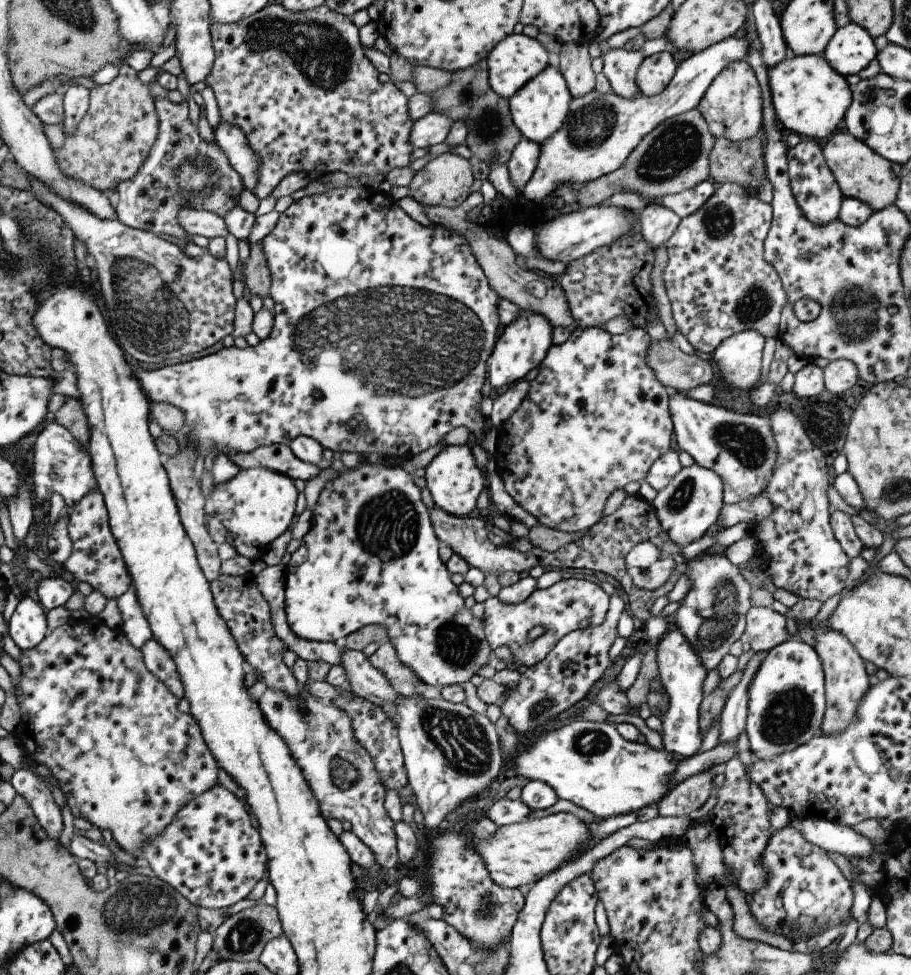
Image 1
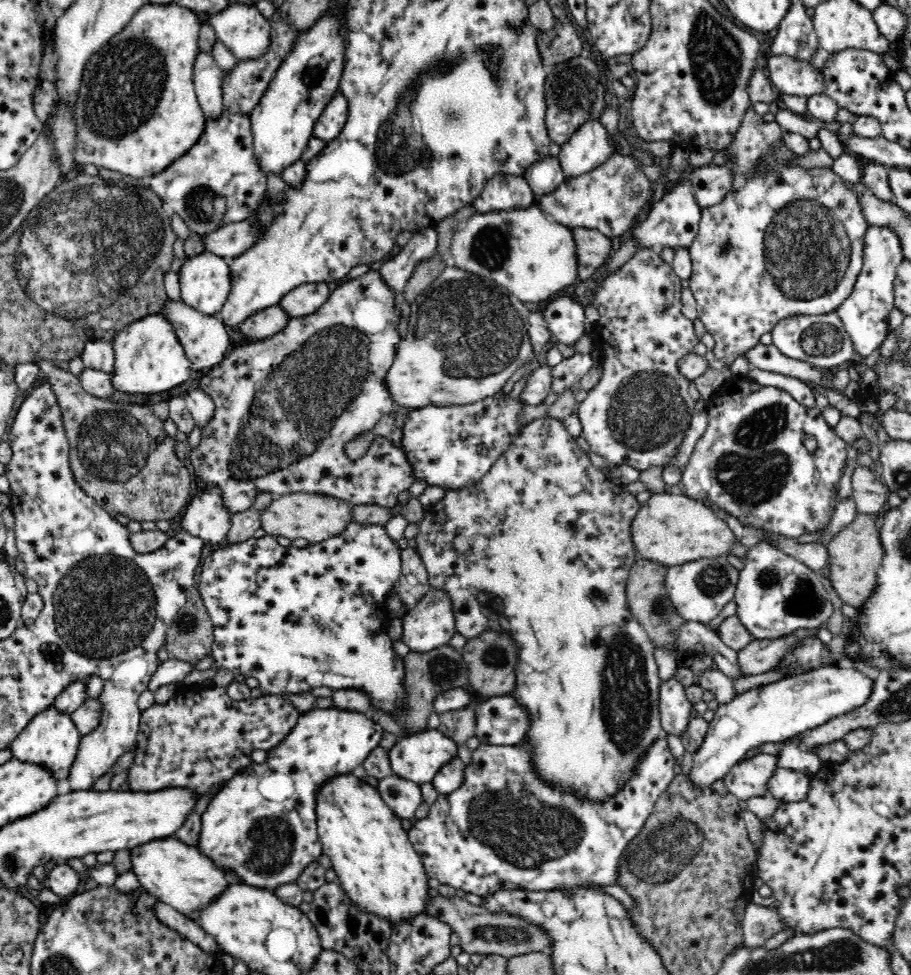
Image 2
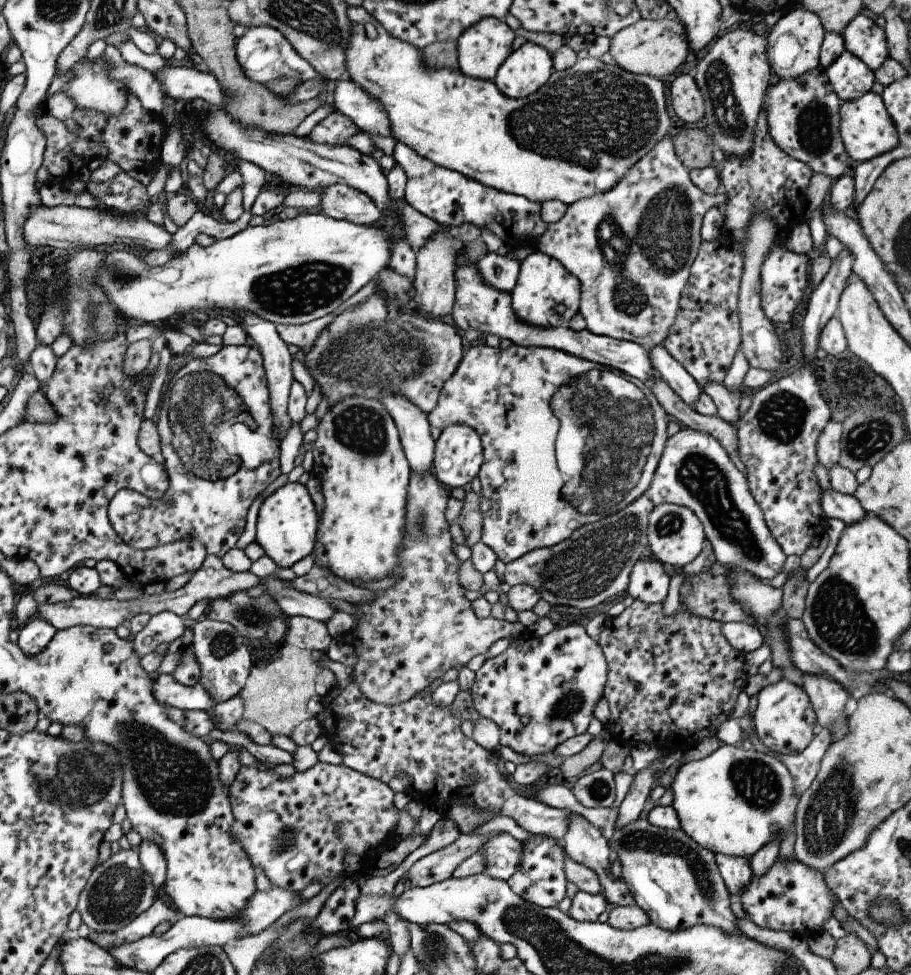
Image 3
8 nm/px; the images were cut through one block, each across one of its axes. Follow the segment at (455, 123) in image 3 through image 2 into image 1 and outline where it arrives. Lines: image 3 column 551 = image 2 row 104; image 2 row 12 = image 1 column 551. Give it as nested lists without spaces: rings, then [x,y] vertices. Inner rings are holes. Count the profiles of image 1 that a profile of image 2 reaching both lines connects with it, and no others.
[[[741,32],[735,36],[732,36],[731,38],[726,38],[726,40],[722,40],[722,42],[718,42],[717,44],[714,44],[713,46],[710,46],[709,48],[706,48],[705,50],[702,50],[701,52],[694,52],[692,54],[686,55],[684,57],[681,57],[678,59],[678,69],[676,70],[676,73],[674,74],[674,77],[672,78],[672,81],[670,82],[670,85],[666,88],[666,90],[662,90],[658,95],[652,96],[652,97],[646,97],[644,95],[638,96],[638,98],[630,98],[630,100],[627,100],[626,98],[618,97],[615,93],[610,92],[610,94],[602,94],[598,92],[597,89],[592,90],[590,94],[586,94],[586,96],[582,96],[582,98],[573,98],[572,104],[570,104],[570,112],[567,116],[564,124],[562,124],[562,128],[554,134],[554,136],[550,136],[548,140],[544,144],[539,144],[540,146],[540,158],[538,158],[538,166],[536,166],[536,170],[528,180],[528,183],[526,184],[526,187],[523,189],[522,196],[527,199],[527,202],[531,202],[533,204],[538,204],[542,202],[542,200],[546,200],[560,184],[574,184],[576,186],[582,186],[589,184],[592,182],[592,180],[597,180],[598,178],[601,178],[602,176],[606,176],[606,174],[610,174],[610,172],[615,172],[626,162],[628,156],[634,151],[634,148],[640,144],[642,141],[642,138],[644,136],[648,136],[654,128],[657,128],[664,122],[664,120],[668,120],[670,118],[673,118],[674,116],[678,116],[680,114],[689,112],[690,110],[697,109],[698,104],[700,104],[700,100],[702,100],[702,96],[706,93],[706,90],[710,87],[710,84],[714,81],[714,78],[717,78],[720,75],[720,72],[724,71],[724,68],[728,68],[728,64],[730,62],[740,62],[740,60],[746,61],[746,56],[750,54],[750,40],[746,40],[746,36]]]

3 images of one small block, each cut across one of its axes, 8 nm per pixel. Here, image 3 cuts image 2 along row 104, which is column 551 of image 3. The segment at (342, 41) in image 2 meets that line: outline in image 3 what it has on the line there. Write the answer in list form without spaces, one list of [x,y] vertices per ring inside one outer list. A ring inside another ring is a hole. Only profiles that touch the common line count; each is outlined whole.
[[[536,250],[521,263],[516,286],[511,292],[515,314],[535,327],[568,327],[569,320],[579,311],[581,282],[568,272],[559,260]]]

